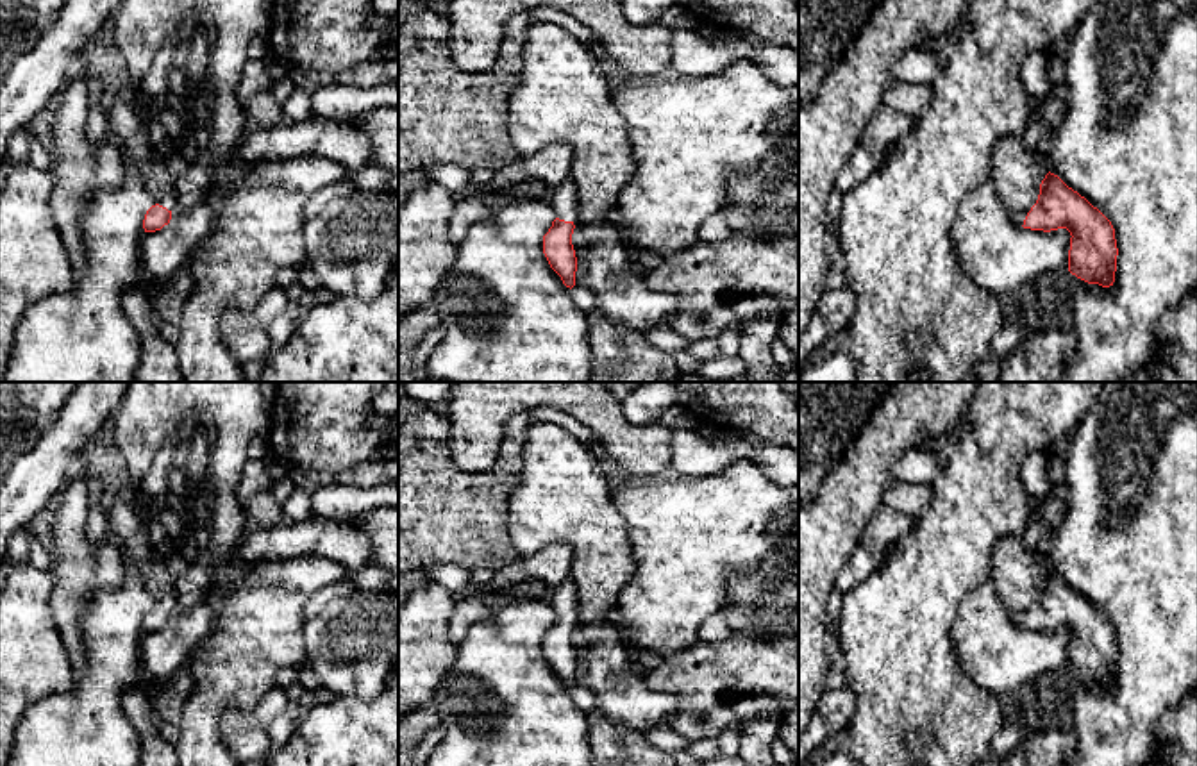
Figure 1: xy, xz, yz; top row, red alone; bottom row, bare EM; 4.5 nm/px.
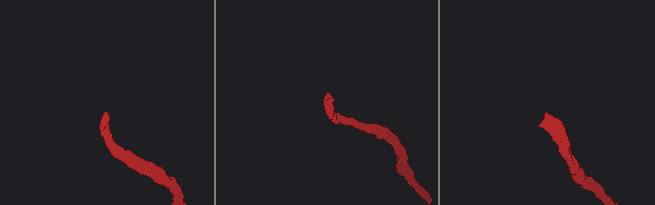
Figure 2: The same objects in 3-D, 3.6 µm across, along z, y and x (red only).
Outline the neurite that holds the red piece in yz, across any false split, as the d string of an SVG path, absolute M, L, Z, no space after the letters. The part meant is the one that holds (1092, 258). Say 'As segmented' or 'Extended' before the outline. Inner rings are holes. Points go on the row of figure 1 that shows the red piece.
Extended. M1022 136L1000 137L992 154L990 180L1015 225L1070 232L1072 275L1088 284L1113 286L1118 248L1111 221L1049 171L1043 152L1029 152Z

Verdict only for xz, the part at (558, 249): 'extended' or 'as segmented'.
extended

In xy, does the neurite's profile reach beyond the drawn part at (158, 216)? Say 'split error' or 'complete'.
split error

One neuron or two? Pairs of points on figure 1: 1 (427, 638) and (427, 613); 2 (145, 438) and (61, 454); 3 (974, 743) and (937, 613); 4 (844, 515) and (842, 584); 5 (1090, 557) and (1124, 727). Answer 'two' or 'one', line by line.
1: one
2: two
3: one
4: two
5: one

